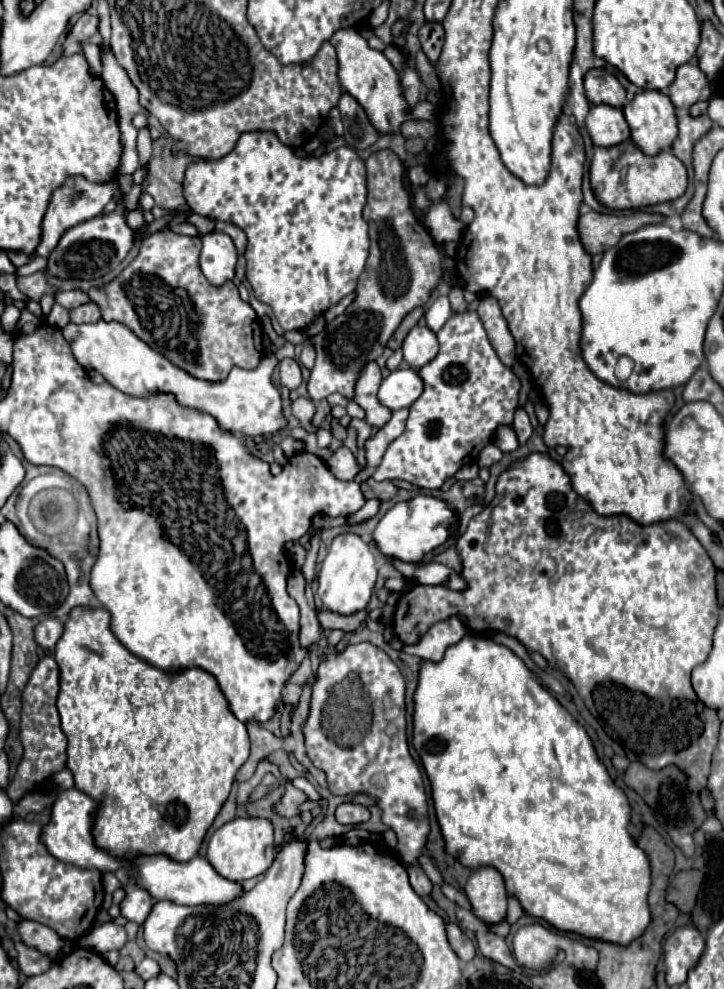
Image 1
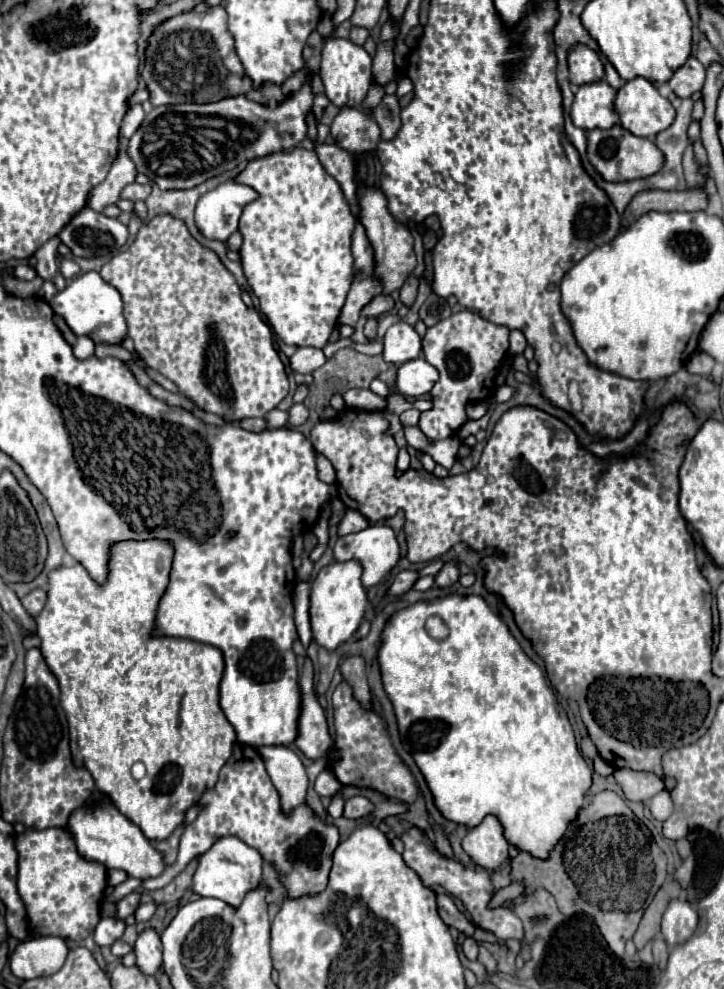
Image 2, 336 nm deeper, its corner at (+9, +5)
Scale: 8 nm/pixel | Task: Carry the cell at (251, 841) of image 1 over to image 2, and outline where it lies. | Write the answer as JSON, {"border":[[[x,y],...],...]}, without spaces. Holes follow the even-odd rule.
{"border":[[[231,835],[221,837],[213,843],[209,851],[205,851],[199,857],[199,865],[193,875],[193,891],[199,893],[201,897],[217,897],[237,907],[243,901],[245,893],[261,883],[261,865],[263,857],[257,849],[249,847],[247,843]]]}

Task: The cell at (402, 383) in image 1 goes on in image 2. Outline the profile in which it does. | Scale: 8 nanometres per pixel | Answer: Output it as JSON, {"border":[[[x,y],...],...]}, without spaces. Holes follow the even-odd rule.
{"border":[[[417,357],[413,361],[403,363],[397,369],[395,387],[407,397],[421,397],[431,391],[435,381],[439,379],[439,373],[433,365],[429,365],[423,357]]]}

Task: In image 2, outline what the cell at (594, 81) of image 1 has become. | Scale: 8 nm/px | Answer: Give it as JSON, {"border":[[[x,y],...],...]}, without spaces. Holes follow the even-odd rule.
{"border":[[[575,45],[569,51],[569,81],[573,85],[597,83],[605,77],[603,63],[595,51],[585,45]]]}

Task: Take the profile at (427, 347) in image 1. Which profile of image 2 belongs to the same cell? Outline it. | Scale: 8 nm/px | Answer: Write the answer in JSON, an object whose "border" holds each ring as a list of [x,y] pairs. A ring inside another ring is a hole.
{"border":[[[399,321],[387,329],[383,345],[385,345],[383,359],[387,363],[401,365],[401,363],[417,359],[421,355],[421,337],[405,321]]]}

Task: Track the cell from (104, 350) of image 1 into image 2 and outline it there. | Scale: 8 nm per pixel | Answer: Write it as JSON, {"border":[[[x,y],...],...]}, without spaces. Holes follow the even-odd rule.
{"border":[[[95,271],[77,275],[71,285],[67,285],[49,301],[49,305],[57,315],[61,315],[67,321],[67,325],[77,337],[87,335],[93,339],[95,345],[121,345],[127,339],[127,321],[123,317],[121,295],[115,287],[105,283]]]}

